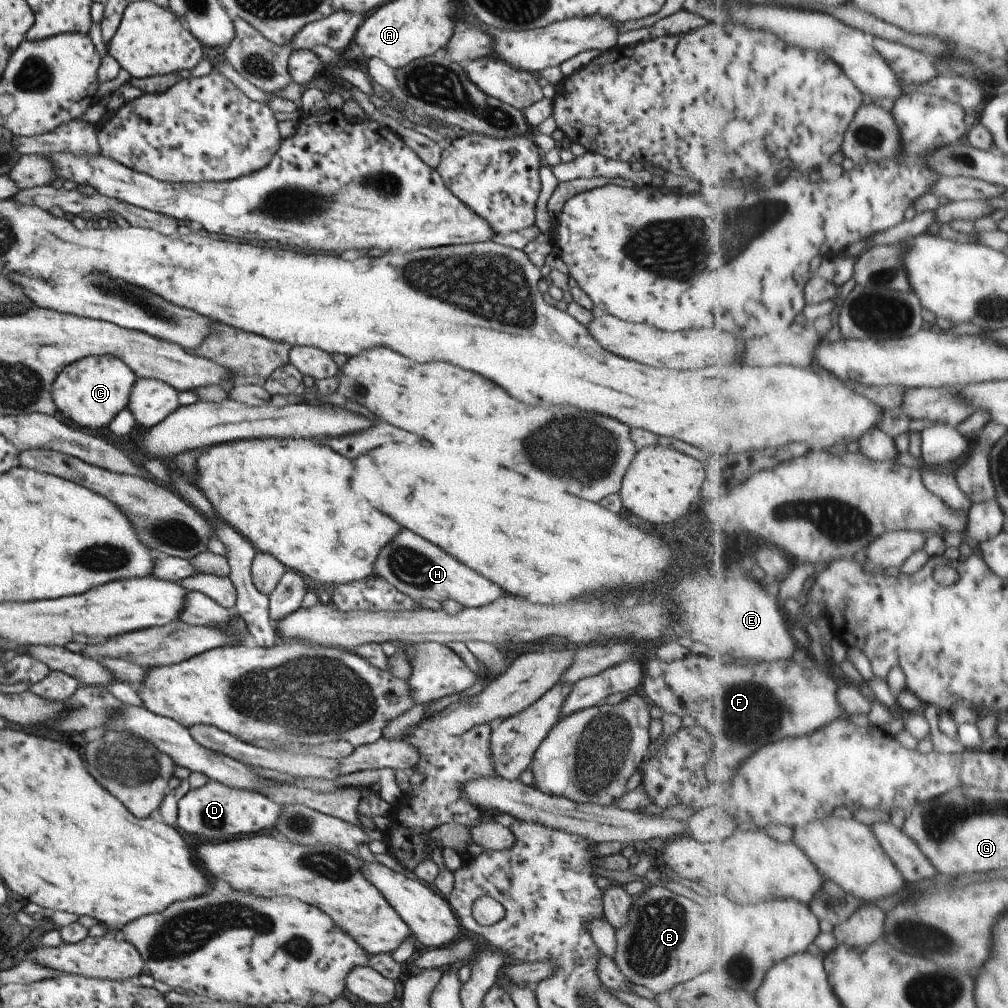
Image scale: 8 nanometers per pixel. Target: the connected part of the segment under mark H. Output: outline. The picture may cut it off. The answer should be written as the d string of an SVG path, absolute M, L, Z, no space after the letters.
M400 528L394 539L385 543L374 560L373 572L386 580L393 588L413 601L437 601L454 598L464 608L477 608L495 600L501 590L497 584L491 584L483 576L464 564L457 562L452 556L443 552L437 545L421 538L414 532Z

